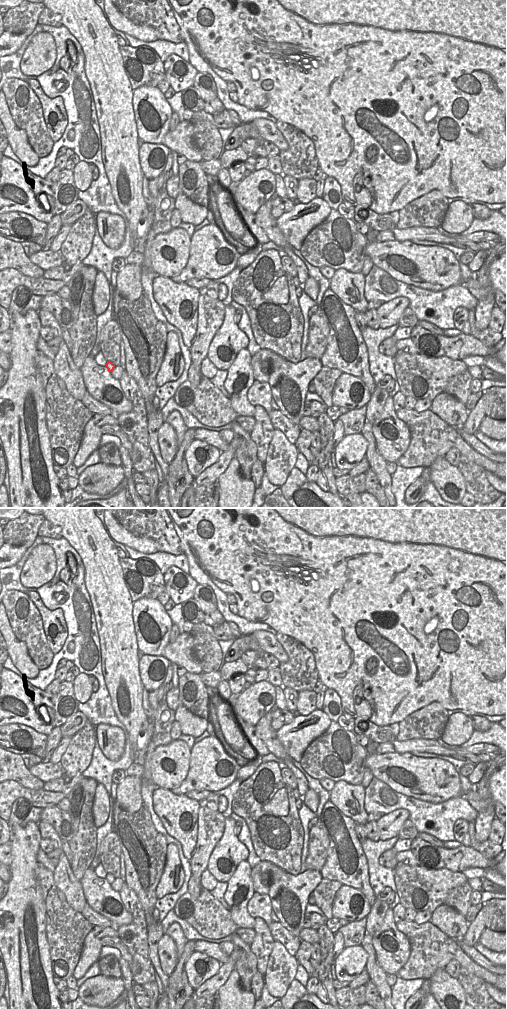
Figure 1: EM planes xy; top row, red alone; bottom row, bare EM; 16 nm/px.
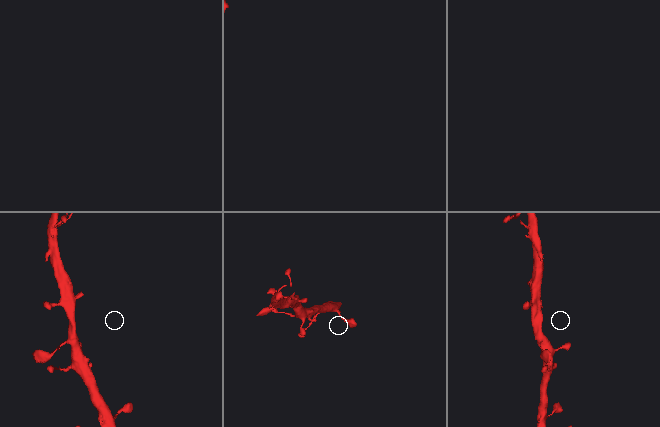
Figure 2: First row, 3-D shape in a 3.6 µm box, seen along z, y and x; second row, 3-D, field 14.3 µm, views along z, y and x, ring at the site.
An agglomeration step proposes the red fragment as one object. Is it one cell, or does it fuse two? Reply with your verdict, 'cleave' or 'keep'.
keep

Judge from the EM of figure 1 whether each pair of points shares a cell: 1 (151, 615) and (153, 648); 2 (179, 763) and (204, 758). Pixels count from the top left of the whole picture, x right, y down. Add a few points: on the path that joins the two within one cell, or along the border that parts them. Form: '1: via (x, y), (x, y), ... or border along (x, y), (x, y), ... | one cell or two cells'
1: via (157, 623), (163, 636), (161, 640) | one cell
2: border along (191, 749), (189, 770), (187, 776), (180, 783) | two cells

